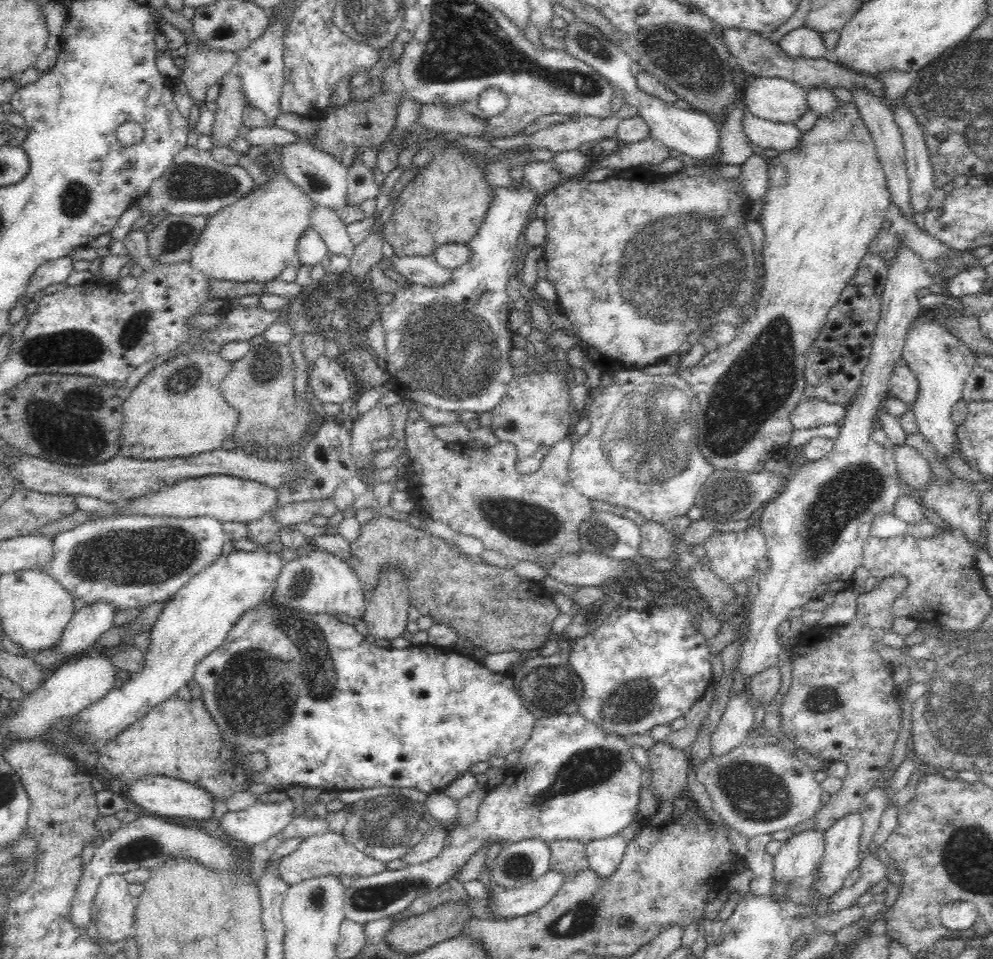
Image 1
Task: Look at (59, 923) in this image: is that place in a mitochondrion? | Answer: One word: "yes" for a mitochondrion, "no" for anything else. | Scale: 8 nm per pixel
no

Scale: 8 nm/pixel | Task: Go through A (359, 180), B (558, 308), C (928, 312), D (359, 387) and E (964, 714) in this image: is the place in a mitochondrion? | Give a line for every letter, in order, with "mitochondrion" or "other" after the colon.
A: other
B: other
C: other
D: other
E: mitochondrion

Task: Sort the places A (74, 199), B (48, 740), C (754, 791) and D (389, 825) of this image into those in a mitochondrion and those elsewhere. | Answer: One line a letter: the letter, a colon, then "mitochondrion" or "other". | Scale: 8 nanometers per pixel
A: mitochondrion
B: other
C: mitochondrion
D: mitochondrion

